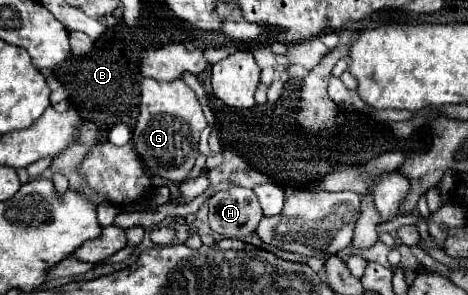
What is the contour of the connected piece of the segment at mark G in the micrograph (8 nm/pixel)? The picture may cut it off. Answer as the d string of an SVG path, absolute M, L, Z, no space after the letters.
M143 78L141 82L139 118L133 128L133 148L151 176L159 176L173 184L179 184L191 172L197 158L197 144L207 120L203 116L195 92L183 80L159 82Z

